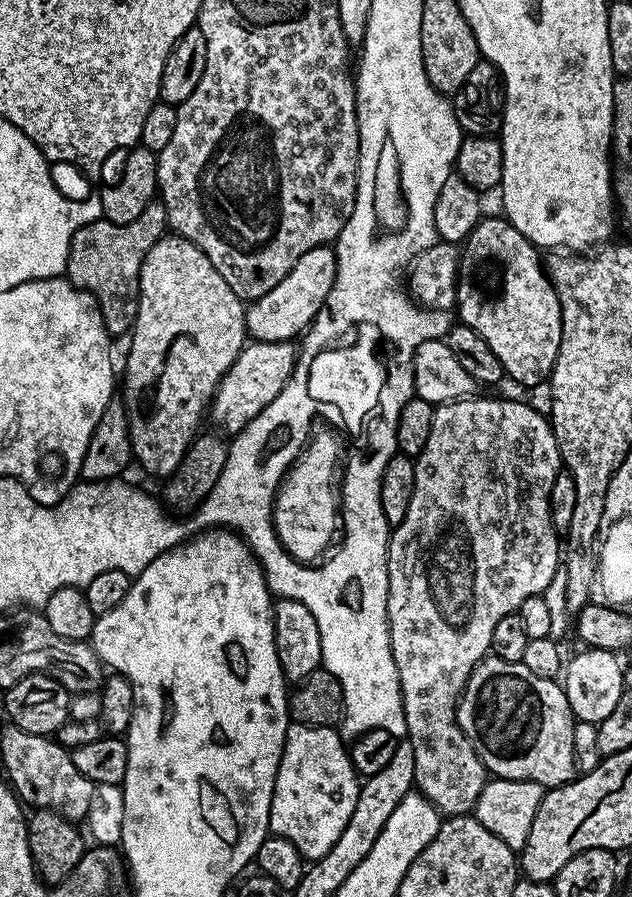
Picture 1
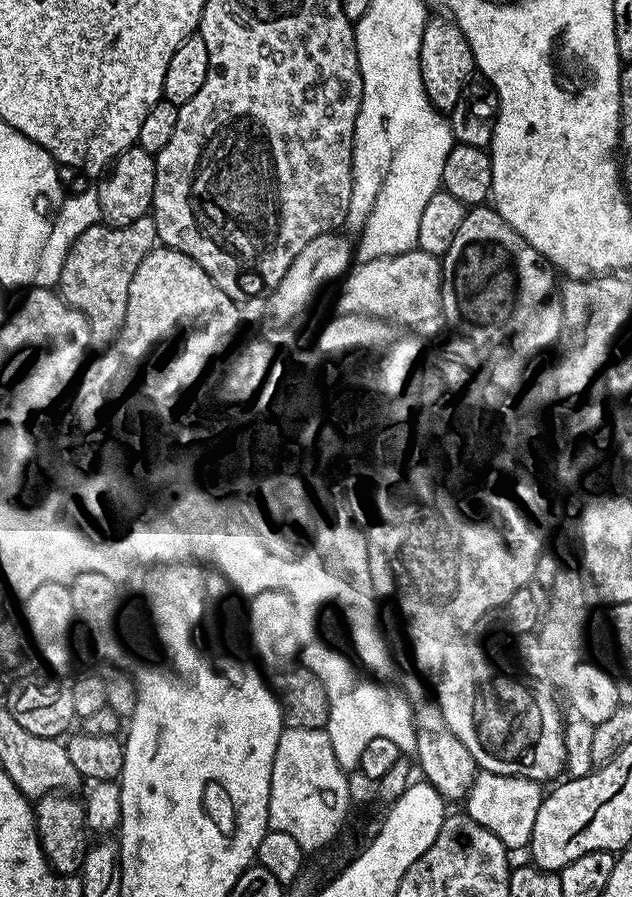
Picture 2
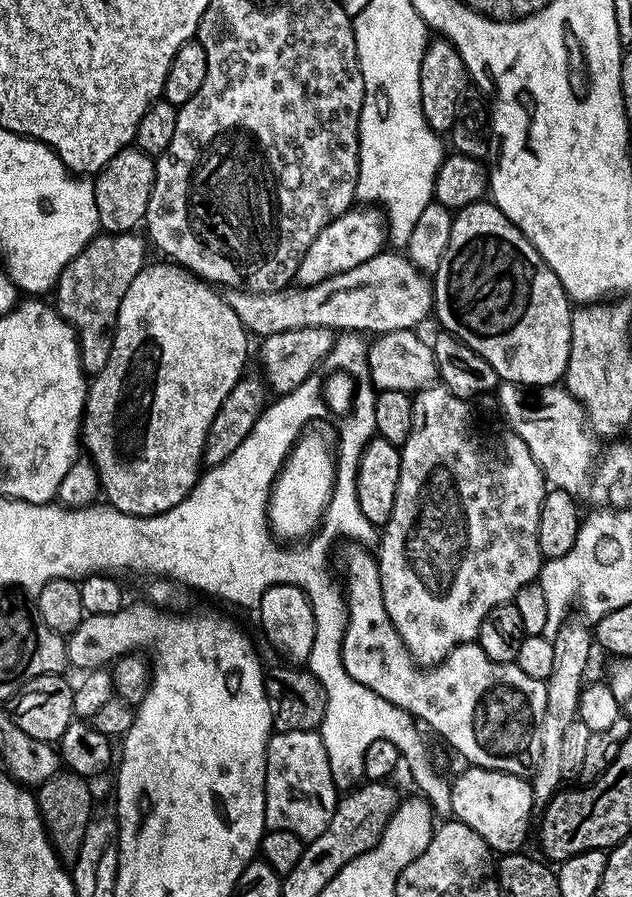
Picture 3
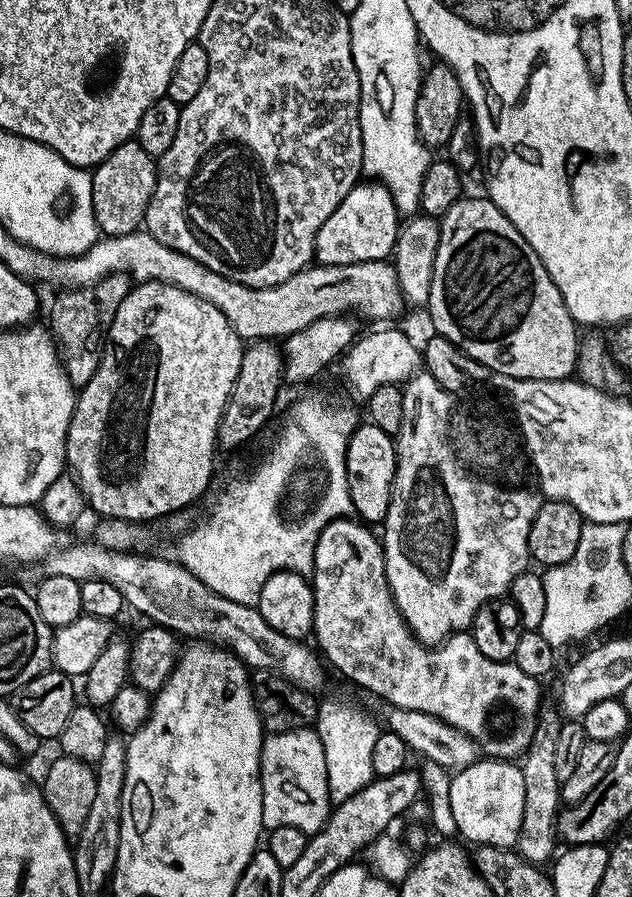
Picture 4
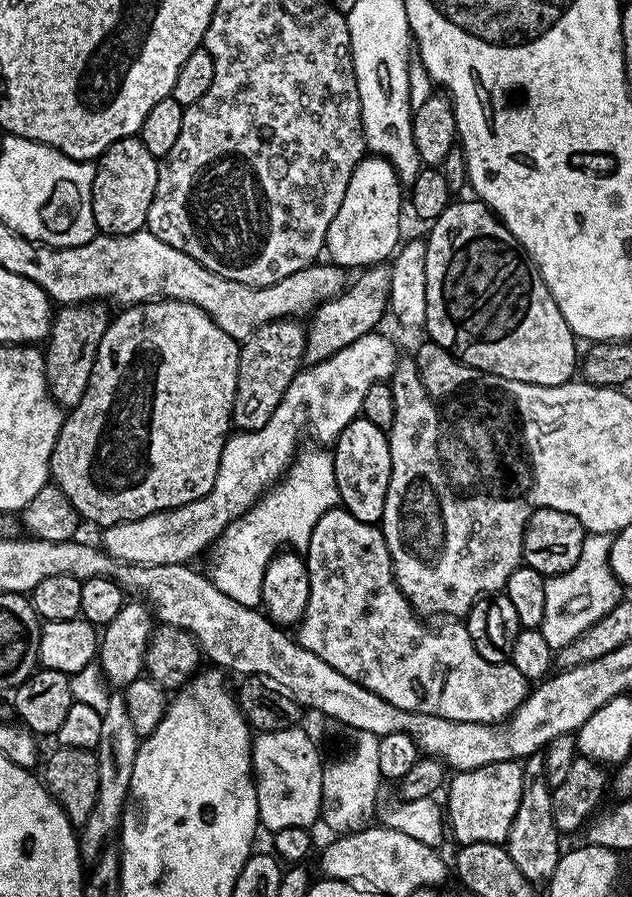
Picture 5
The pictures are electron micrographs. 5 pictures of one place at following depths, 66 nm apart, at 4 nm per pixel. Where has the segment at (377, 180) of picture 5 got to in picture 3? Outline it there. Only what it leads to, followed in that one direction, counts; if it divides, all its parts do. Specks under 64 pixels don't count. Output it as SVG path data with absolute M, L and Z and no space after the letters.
M364 206L361 212L349 210L340 215L337 220L330 222L310 242L310 250L302 258L302 262L296 271L295 283L303 286L317 284L334 274L342 274L354 266L362 266L370 258L374 258L386 248L386 221L384 213L379 207Z

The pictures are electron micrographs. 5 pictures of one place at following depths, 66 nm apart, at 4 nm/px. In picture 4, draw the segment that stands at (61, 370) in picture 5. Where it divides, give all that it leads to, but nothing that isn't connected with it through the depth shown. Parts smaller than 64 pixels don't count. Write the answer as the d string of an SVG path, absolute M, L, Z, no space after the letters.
M117 274L107 276L97 284L85 284L55 293L57 296L52 300L52 313L47 323L58 345L64 373L70 378L73 388L79 390L86 386L98 370L108 328L114 322L114 314L118 306L122 306L122 298L126 298L129 287L129 277Z

